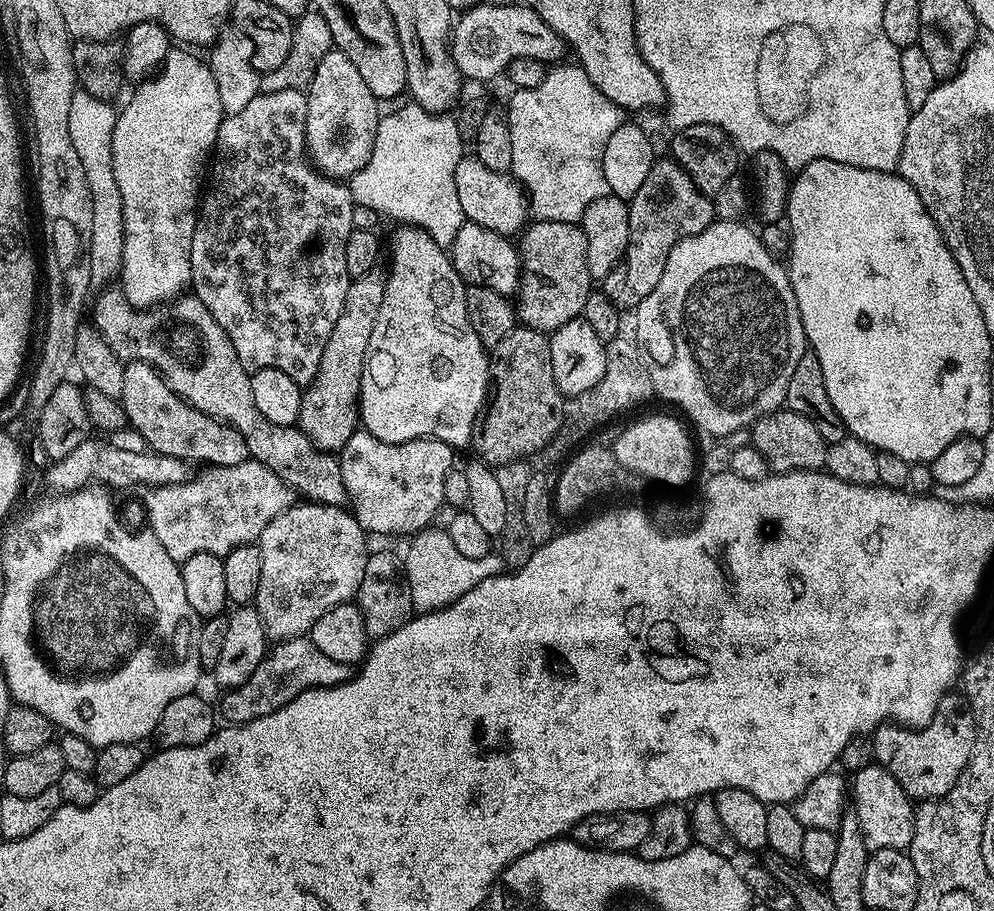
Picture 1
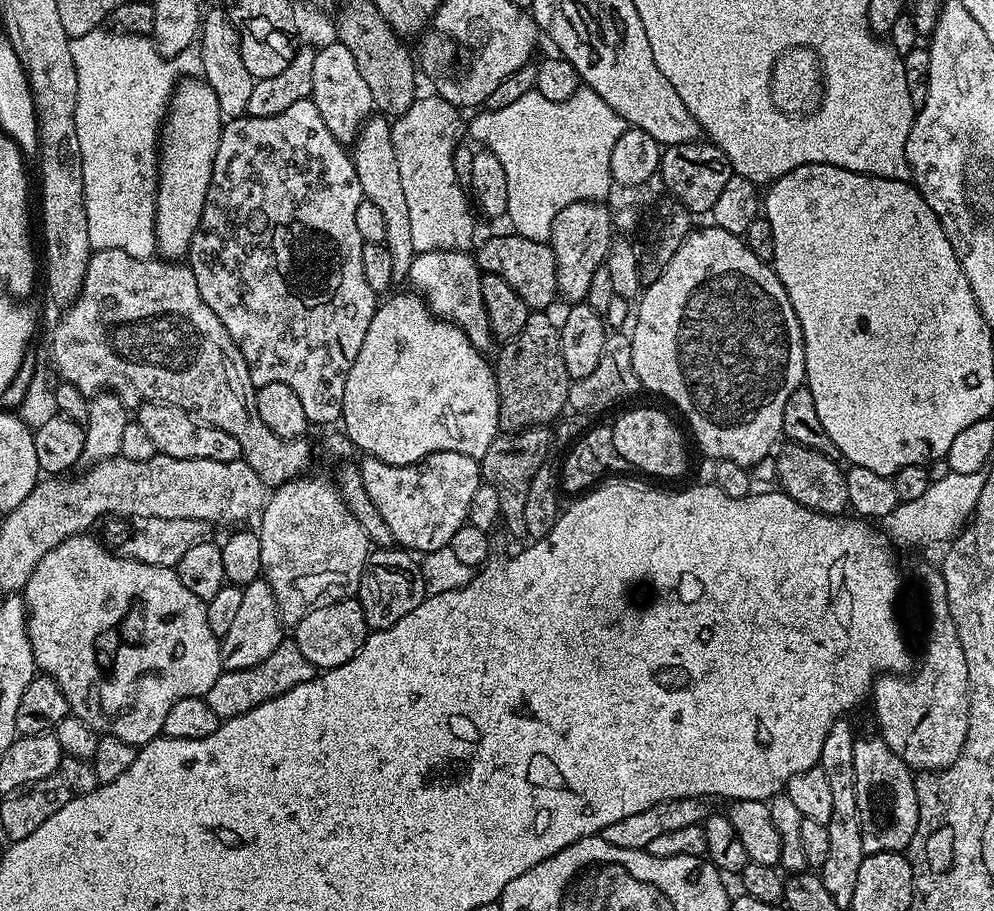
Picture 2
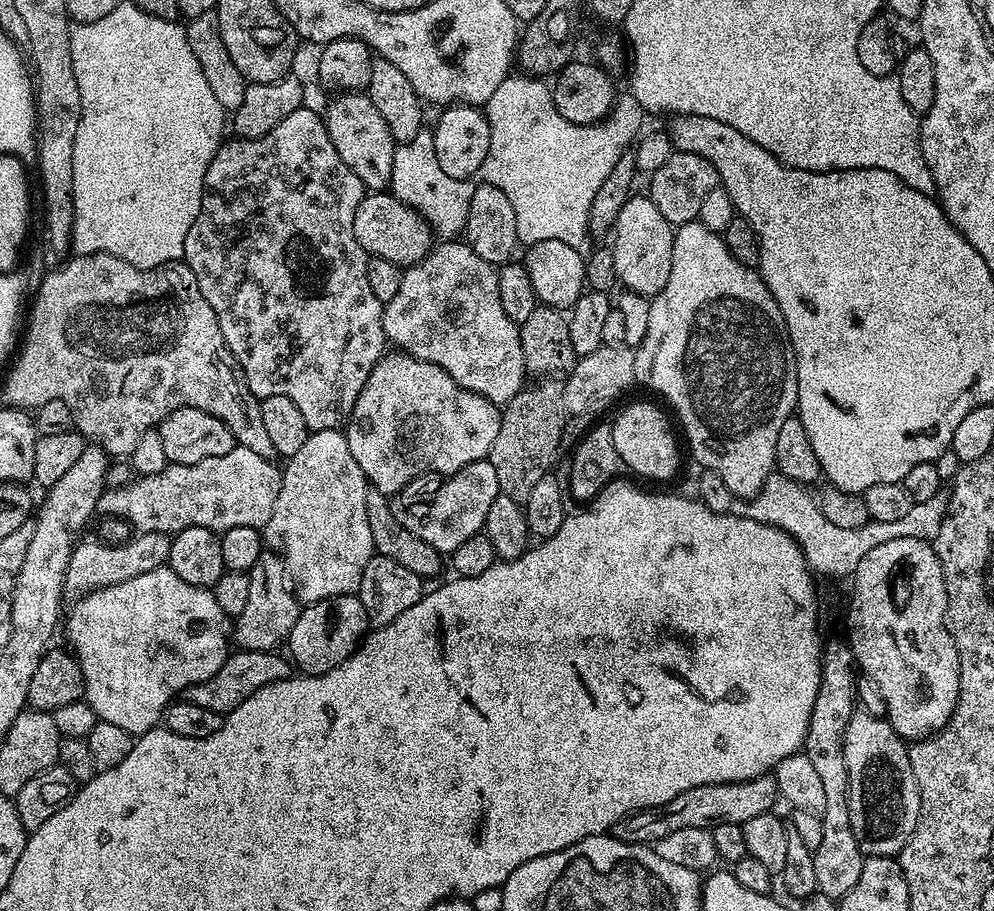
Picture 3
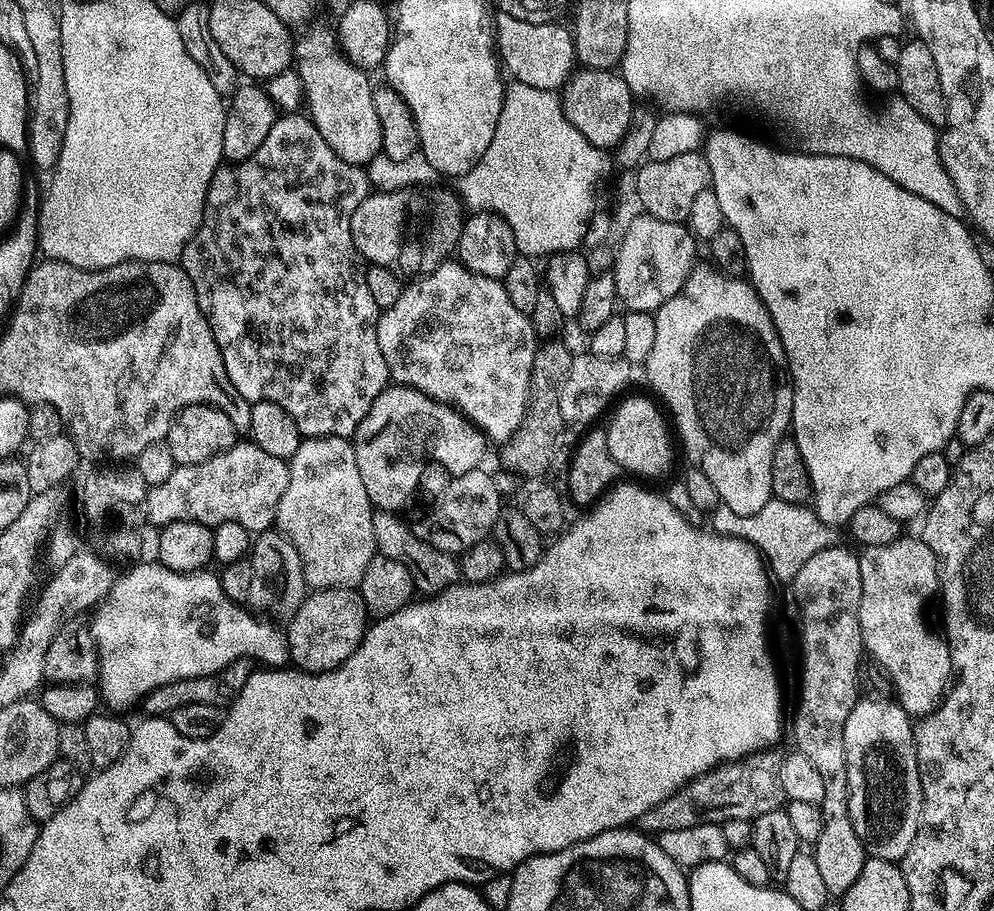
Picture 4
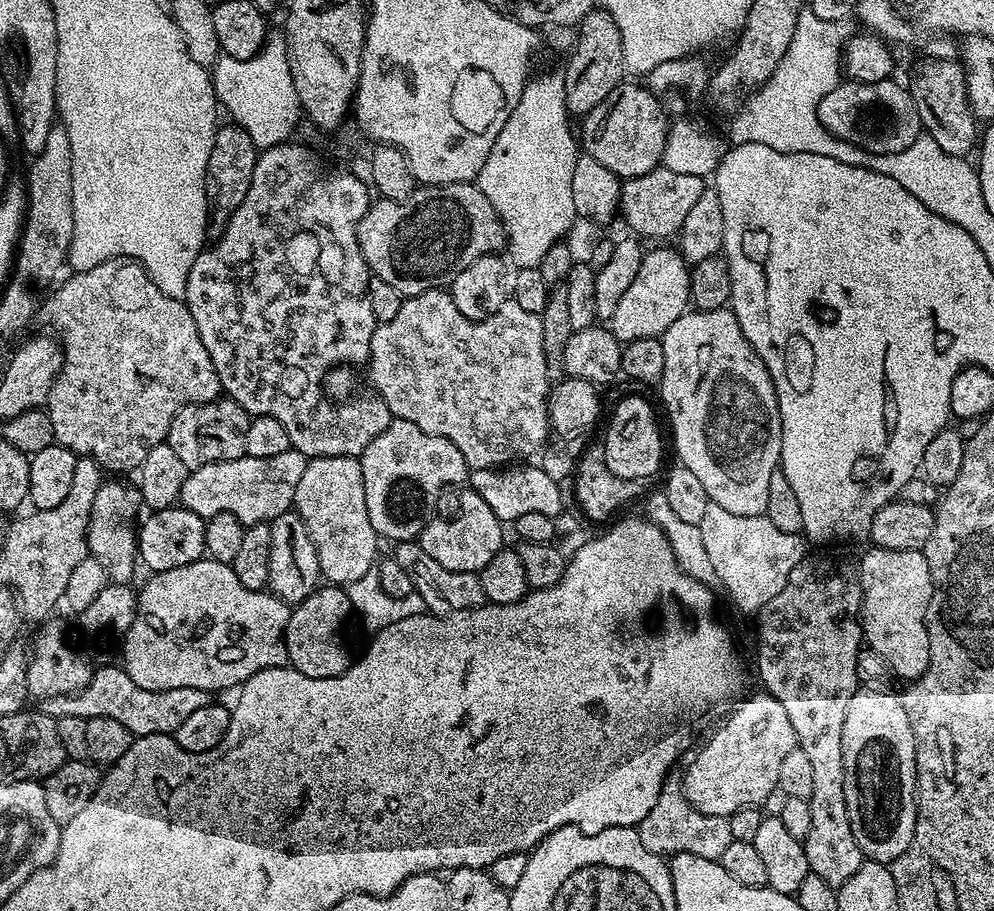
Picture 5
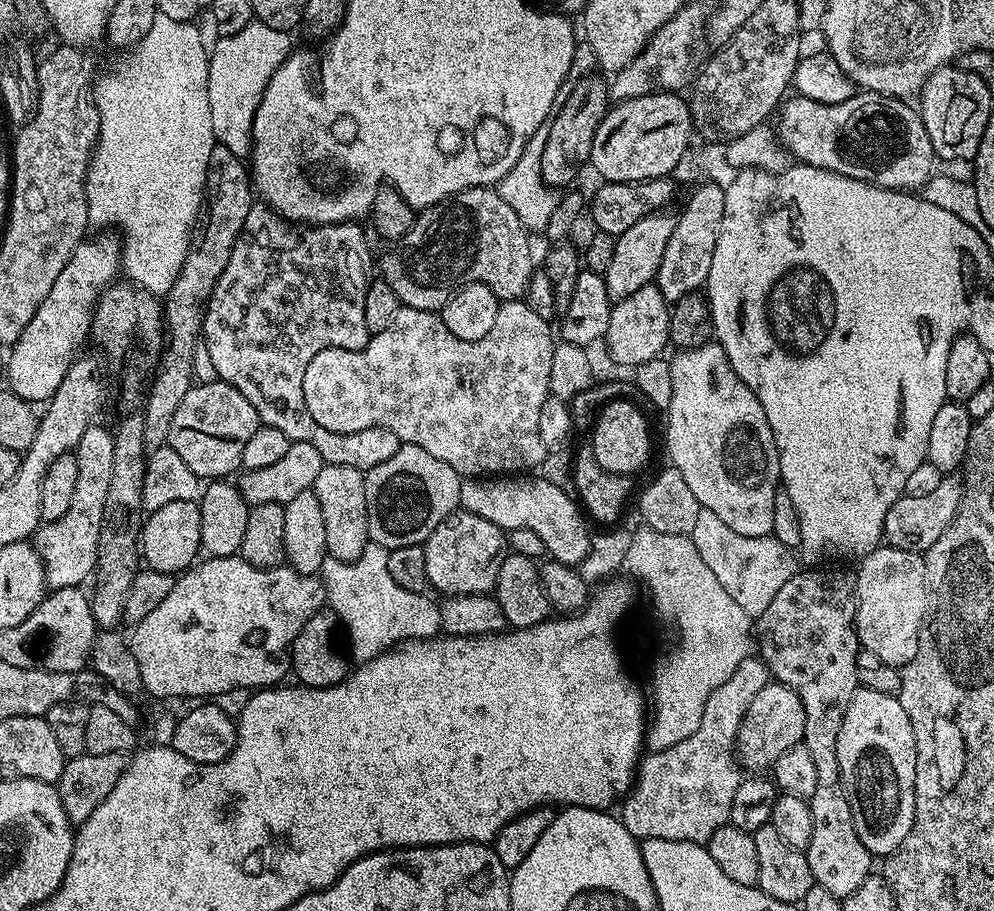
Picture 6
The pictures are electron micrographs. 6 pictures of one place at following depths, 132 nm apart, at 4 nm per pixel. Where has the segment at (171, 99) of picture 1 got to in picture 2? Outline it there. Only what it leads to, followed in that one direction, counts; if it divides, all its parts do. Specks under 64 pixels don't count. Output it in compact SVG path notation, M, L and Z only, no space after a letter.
M203 78L181 79L162 125L162 147L158 152L156 251L165 261L176 262L188 255L202 218L202 206L206 206L214 154L218 154L225 123L218 110L218 97Z

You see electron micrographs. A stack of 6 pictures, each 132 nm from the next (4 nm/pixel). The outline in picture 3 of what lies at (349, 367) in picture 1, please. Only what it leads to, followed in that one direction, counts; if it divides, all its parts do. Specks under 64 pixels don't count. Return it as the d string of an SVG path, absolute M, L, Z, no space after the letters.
M360 90L333 95L328 101L323 121L330 134L330 142L334 142L334 150L338 150L338 158L358 174L365 189L387 189L392 183L394 154L398 145L390 134L390 126L386 126L371 98Z

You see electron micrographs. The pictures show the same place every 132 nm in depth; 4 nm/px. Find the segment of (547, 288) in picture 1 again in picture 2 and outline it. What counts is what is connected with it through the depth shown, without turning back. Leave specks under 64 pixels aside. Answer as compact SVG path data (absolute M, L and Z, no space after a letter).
M579 200L566 210L558 210L558 218L550 221L552 253L558 270L558 293L568 302L587 301L594 270L605 267L614 239L613 213L607 203Z

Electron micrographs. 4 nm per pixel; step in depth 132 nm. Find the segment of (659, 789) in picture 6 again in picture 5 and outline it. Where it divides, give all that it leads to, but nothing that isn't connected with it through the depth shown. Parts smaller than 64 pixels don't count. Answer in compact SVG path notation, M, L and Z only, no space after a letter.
M665 783L664 789L658 794L658 802L654 802L650 814L646 814L646 818L642 818L636 828L638 843L644 847L645 852L658 854L661 858L671 858L678 854L698 854L698 858L710 858L719 862L733 839L728 817L707 816L694 810L694 806L686 802L683 787L679 783L672 783Z

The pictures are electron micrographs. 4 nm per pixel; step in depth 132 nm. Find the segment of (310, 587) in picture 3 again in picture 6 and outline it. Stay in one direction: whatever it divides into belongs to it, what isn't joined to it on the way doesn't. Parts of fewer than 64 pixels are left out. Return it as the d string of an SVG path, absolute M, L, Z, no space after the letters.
M325 464L314 485L318 502L322 502L322 518L326 521L328 555L344 563L359 559L370 543L364 478L365 473L354 466Z

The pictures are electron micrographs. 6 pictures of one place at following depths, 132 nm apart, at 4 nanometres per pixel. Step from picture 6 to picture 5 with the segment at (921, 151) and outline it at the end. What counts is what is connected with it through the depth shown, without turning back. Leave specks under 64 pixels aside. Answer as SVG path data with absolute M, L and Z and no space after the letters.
M889 78L868 83L837 84L834 90L830 90L830 94L822 98L816 111L822 126L837 140L857 144L875 156L898 154L898 150L906 150L910 142L922 135L922 129L912 95L903 83L895 84L894 81Z

